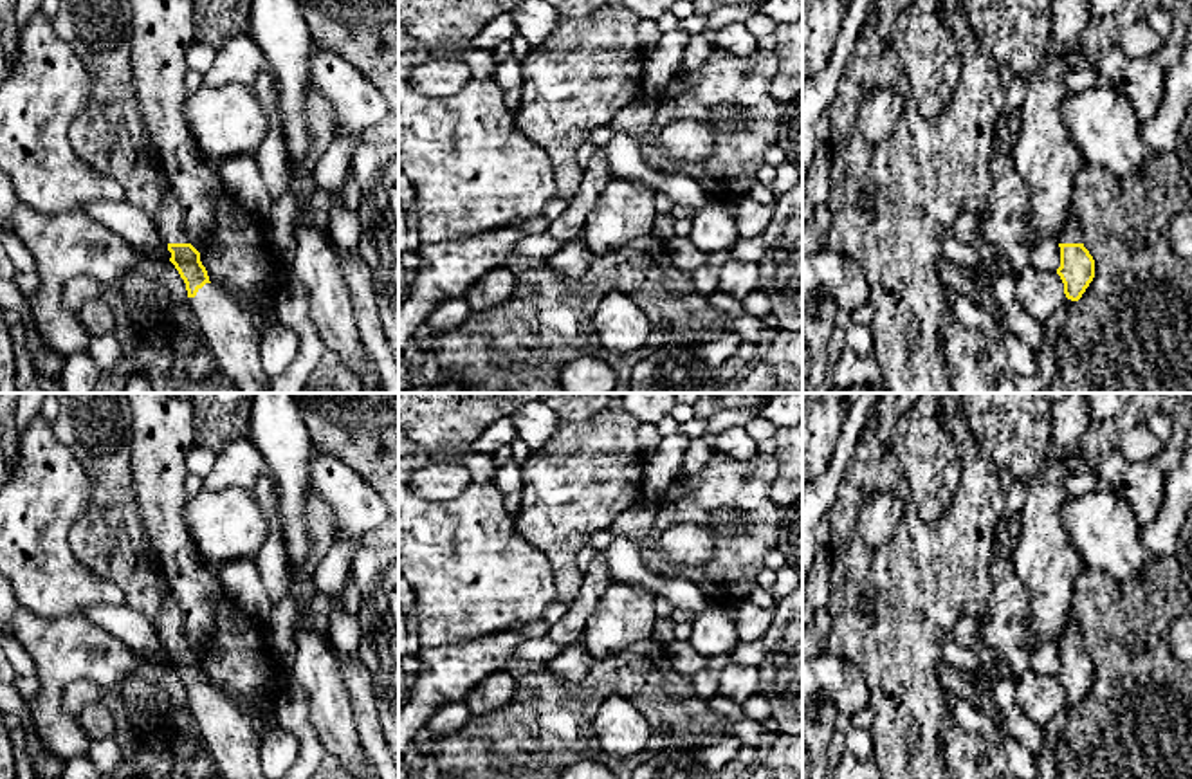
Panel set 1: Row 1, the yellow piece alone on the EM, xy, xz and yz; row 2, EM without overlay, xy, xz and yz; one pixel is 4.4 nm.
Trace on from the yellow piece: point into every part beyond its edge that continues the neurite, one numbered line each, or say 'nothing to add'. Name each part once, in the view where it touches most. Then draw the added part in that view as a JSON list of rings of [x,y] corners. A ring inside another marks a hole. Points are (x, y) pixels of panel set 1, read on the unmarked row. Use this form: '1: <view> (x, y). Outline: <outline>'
1: xy (235, 747). Outline: [[[206,687],[186,709],[224,779],[265,779],[260,765],[261,738],[227,696]]]
2: yz (1072, 637). Outline: [[[1069,609],[1066,615],[1066,626],[1064,626],[1059,647],[1082,647],[1082,646],[1084,646],[1084,640],[1082,640],[1082,633],[1078,628],[1077,617]]]

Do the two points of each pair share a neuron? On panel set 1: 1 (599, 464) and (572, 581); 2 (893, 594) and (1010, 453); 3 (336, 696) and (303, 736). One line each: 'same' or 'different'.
1: same
2: different
3: different

